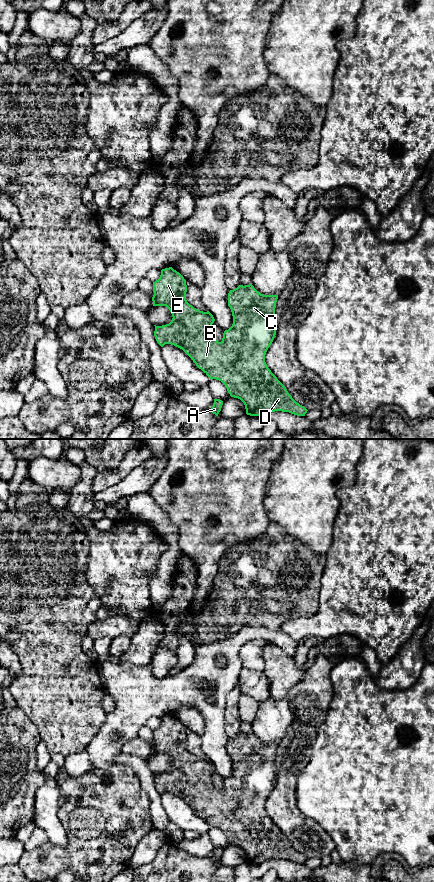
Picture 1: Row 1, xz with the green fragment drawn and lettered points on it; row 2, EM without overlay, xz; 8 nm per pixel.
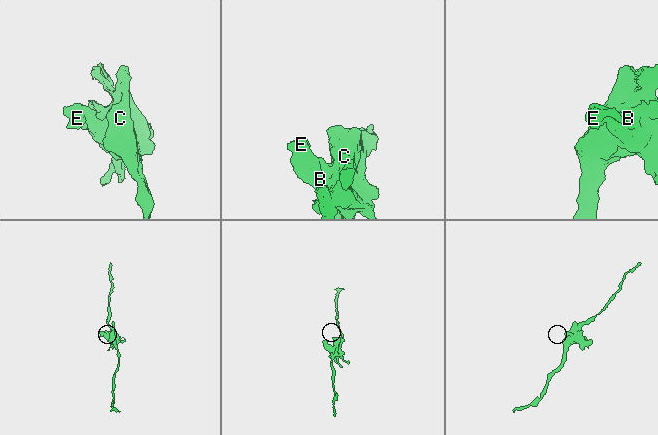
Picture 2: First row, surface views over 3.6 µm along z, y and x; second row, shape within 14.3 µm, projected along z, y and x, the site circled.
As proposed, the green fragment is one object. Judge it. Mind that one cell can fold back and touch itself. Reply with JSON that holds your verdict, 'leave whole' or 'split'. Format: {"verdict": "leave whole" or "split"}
{"verdict": "leave whole"}

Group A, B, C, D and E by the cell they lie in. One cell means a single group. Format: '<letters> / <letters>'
A B C D E

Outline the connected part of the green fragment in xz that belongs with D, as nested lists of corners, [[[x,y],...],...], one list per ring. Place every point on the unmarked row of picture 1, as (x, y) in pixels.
[[[172,715],[162,717],[159,727],[153,730],[153,740],[153,754],[166,754],[173,765],[169,772],[154,773],[154,784],[161,795],[171,792],[182,797],[210,827],[221,829],[231,845],[244,851],[247,863],[262,864],[282,859],[305,864],[308,858],[292,846],[265,810],[266,800],[276,783],[275,756],[278,743],[261,742],[252,732],[239,733],[230,738],[228,754],[232,760],[233,772],[224,779],[222,789],[218,790],[212,781],[215,769],[213,763],[187,750],[186,728],[179,720]]]

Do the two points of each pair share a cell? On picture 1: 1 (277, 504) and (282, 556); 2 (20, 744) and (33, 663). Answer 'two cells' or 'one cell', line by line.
1: two cells
2: two cells

